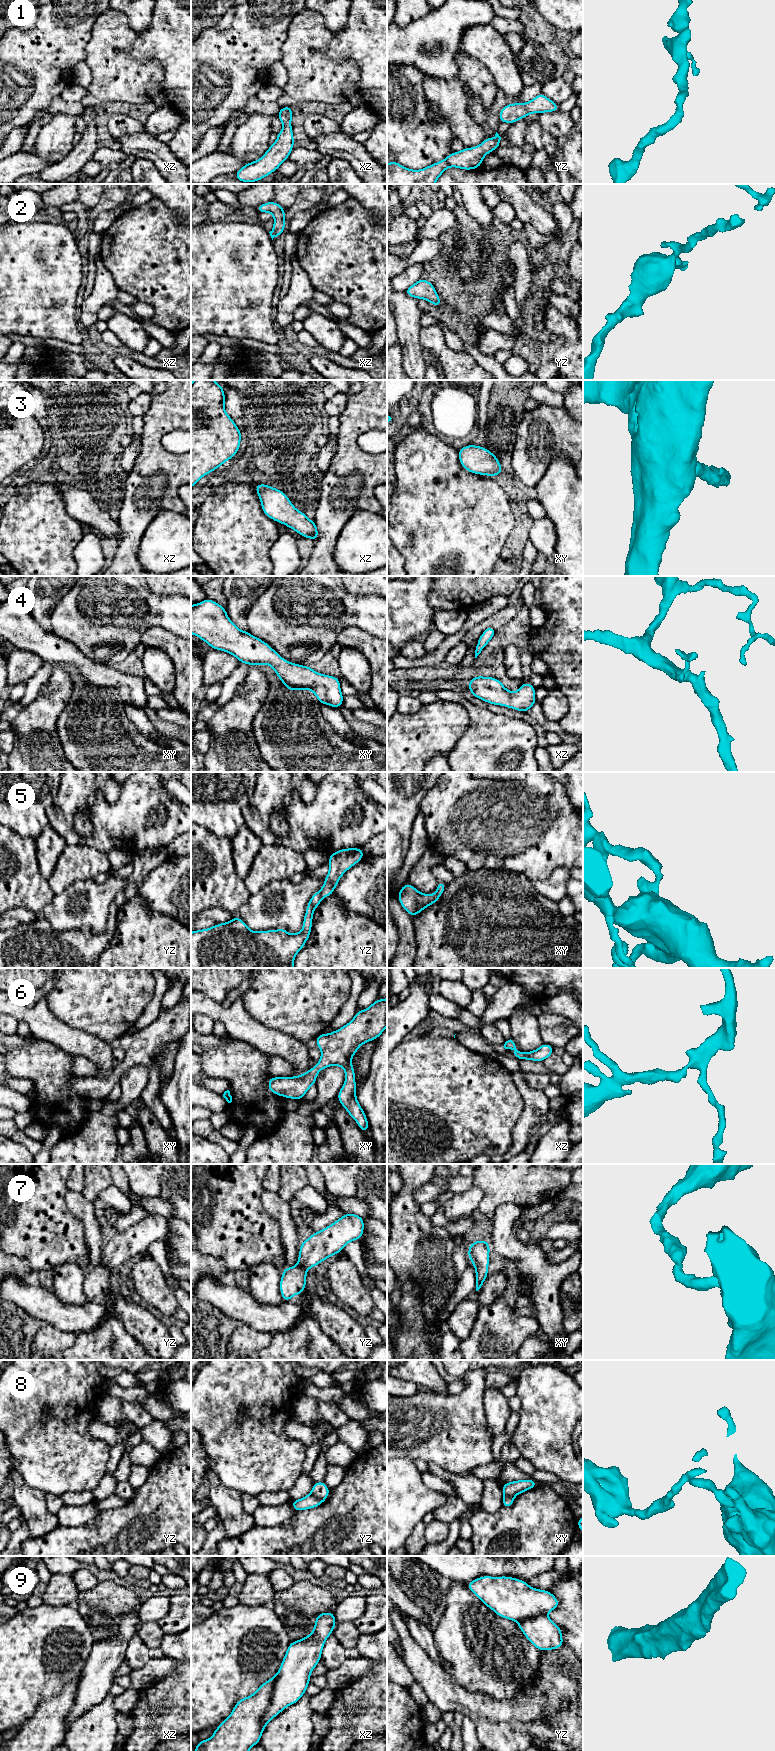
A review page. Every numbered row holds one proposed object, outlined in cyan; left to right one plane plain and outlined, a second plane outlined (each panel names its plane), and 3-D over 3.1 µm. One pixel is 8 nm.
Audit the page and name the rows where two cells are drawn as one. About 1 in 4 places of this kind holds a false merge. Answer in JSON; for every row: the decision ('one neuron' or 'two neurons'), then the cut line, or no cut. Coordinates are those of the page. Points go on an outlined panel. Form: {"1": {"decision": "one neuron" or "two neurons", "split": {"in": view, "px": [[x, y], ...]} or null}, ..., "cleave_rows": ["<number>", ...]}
{"1": {"decision": "one neuron", "split": null}, "2": {"decision": "one neuron", "split": null}, "3": {"decision": "one neuron", "split": null}, "4": {"decision": "one neuron", "split": null}, "5": {"decision": "one neuron", "split": null}, "6": {"decision": "one neuron", "split": null}, "7": {"decision": "one neuron", "split": null}, "8": {"decision": "two neurons", "split": {"in": "yz", "px": [[311, 1492], [321, 1502]]}}, "9": {"decision": "one neuron", "split": null}, "cleave_rows": ["8"]}

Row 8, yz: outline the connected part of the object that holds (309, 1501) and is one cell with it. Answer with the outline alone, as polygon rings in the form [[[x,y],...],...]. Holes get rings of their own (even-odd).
[[[312,1493],[306,1495],[301,1499],[291,1501],[293,1509],[296,1512],[318,1507],[321,1505],[321,1503],[322,1502],[317,1497],[315,1497]]]

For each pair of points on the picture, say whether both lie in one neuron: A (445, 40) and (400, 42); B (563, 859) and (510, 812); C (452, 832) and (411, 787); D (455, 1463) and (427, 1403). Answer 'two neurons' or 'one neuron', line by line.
A: one neuron
B: one neuron
C: two neurons
D: one neuron

